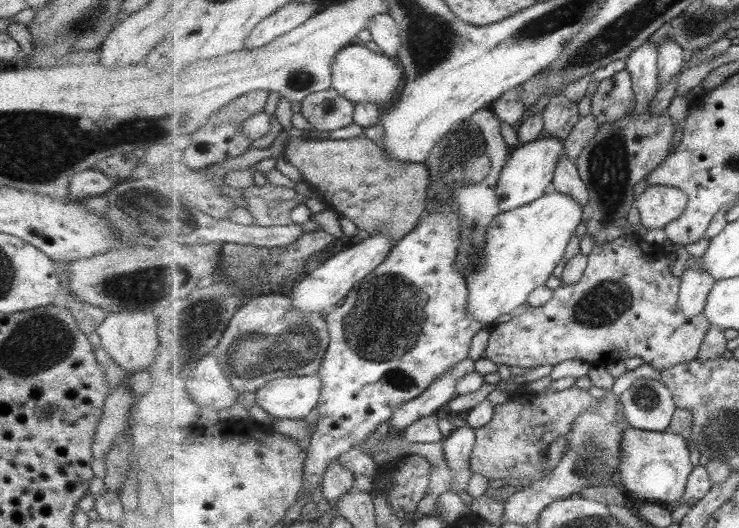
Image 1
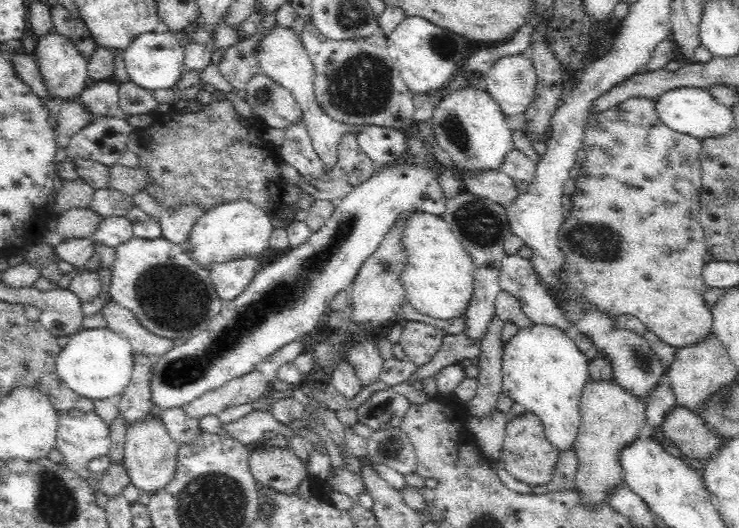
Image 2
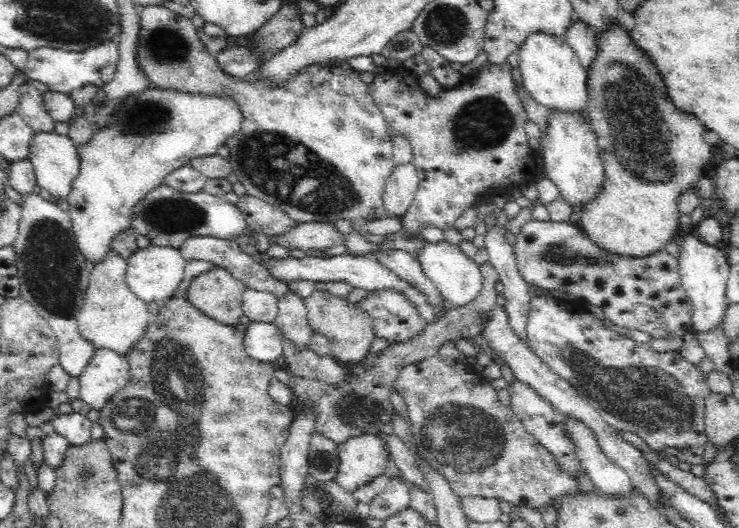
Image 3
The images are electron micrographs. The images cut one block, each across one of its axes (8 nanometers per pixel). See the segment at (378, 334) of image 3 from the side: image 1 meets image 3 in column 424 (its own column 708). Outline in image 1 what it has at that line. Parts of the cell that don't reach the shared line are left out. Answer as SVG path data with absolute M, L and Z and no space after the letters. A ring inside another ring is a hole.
M633 235L630 238L623 236L620 239L608 242L605 246L596 246L593 252L591 252L591 255L588 256L587 271L585 271L583 278L581 278L577 284L567 286L567 284L561 283L559 287L554 290L553 299L547 305L543 307L529 307L528 310L521 310L515 313L510 321L494 326L491 329L492 335L490 336L490 341L483 358L491 360L491 362L497 366L516 366L525 369L545 366L546 364L553 364L553 367L555 367L567 360L581 360L602 367L614 362L637 357L658 371L665 370L665 368L675 368L677 364L693 362L693 360L698 358L699 352L701 352L701 345L704 343L705 337L708 335L708 328L712 324L709 322L708 317L704 315L704 312L695 318L685 316L683 306L680 304L682 280L681 278L673 276L666 255L667 252L665 252L661 245L649 244L649 242L643 241L637 235Z

